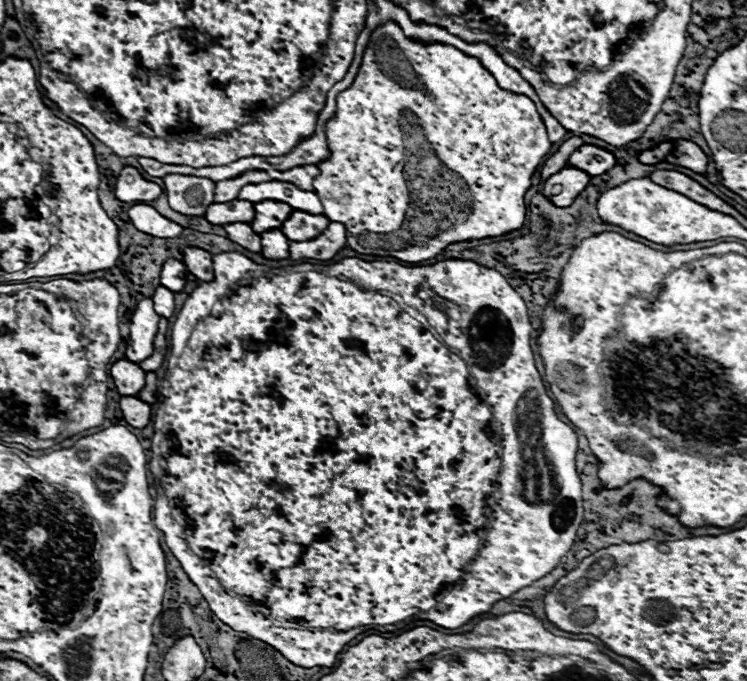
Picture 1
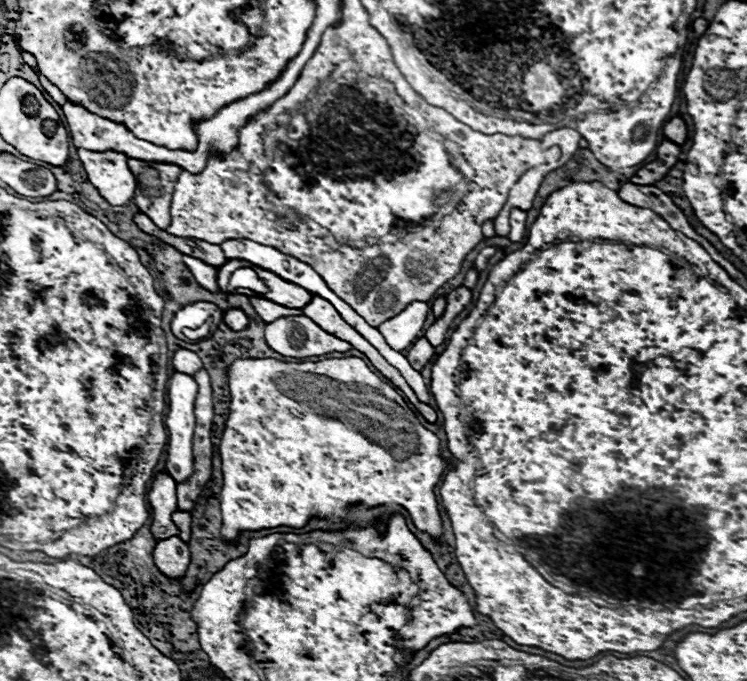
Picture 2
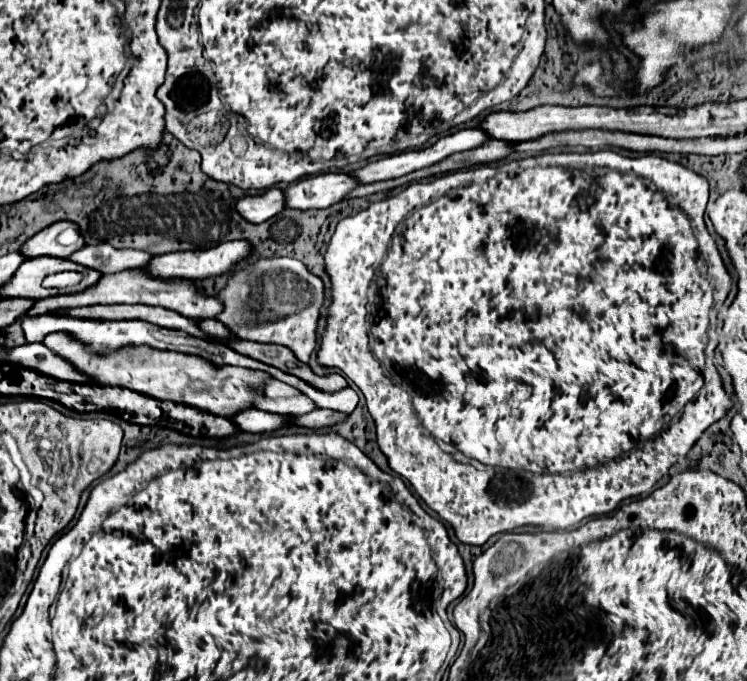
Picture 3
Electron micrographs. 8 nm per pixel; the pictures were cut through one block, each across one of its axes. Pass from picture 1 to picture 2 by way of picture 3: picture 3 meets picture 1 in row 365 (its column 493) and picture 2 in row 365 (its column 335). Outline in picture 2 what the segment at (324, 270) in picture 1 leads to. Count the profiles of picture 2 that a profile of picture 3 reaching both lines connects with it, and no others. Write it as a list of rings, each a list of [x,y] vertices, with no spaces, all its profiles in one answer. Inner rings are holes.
[[[252,358],[252,360],[236,360],[234,364],[232,364],[232,368],[230,368],[230,376],[228,376],[228,384],[230,384],[230,394],[232,394],[232,404],[230,404],[230,418],[228,418],[228,422],[226,422],[226,430],[224,430],[224,434],[222,434],[222,442],[220,442],[220,456],[222,456],[222,474],[224,474],[224,486],[222,486],[222,492],[220,492],[220,498],[222,498],[222,502],[220,502],[220,508],[222,508],[222,518],[224,518],[224,526],[222,526],[222,538],[224,540],[234,540],[236,536],[238,536],[238,532],[240,530],[260,530],[260,528],[274,528],[274,526],[280,526],[280,524],[284,524],[284,526],[294,526],[294,528],[302,528],[306,522],[308,522],[308,518],[310,516],[322,516],[322,518],[332,518],[332,520],[342,520],[344,516],[346,516],[346,508],[350,506],[350,504],[354,504],[354,502],[364,502],[364,504],[368,504],[368,506],[376,506],[376,504],[384,504],[384,502],[394,502],[394,504],[400,504],[400,506],[404,506],[408,512],[410,512],[410,518],[414,520],[414,526],[418,528],[418,530],[424,530],[424,532],[430,532],[430,534],[434,534],[434,536],[438,536],[440,534],[440,530],[442,530],[442,520],[440,520],[440,512],[438,512],[438,506],[436,506],[436,496],[434,496],[434,486],[436,486],[436,482],[440,480],[440,474],[444,472],[444,468],[446,468],[446,460],[440,456],[440,440],[436,438],[436,434],[432,434],[430,430],[426,430],[420,422],[418,422],[418,418],[414,416],[414,412],[408,408],[408,404],[404,402],[404,398],[390,386],[390,384],[386,384],[380,376],[376,376],[370,368],[368,368],[368,364],[364,362],[364,360],[360,360],[360,358],[330,358],[330,360],[320,360],[320,362],[300,362],[300,364],[288,364],[288,362],[278,362],[278,360],[272,360],[272,358]],[[320,392],[342,392],[338,398],[342,398],[342,400],[334,400],[336,404],[340,404],[342,408],[340,410],[348,410],[350,406],[352,406],[352,400],[348,400],[348,392],[354,392],[354,410],[358,410],[358,414],[360,416],[366,416],[366,422],[358,422],[358,424],[366,424],[366,430],[362,428],[362,432],[358,430],[356,432],[356,428],[352,428],[350,432],[354,434],[354,438],[356,438],[356,434],[360,434],[360,446],[348,446],[350,442],[346,442],[346,440],[334,440],[332,442],[332,434],[330,434],[330,430],[326,432],[326,428],[316,428],[316,420],[320,420]]]

